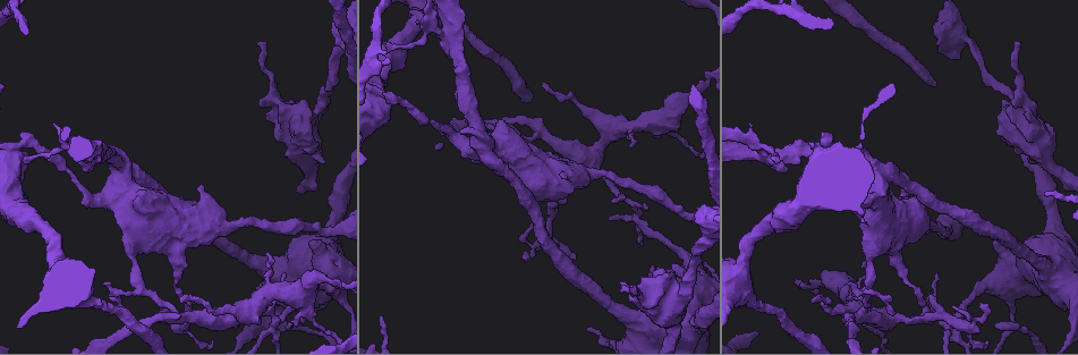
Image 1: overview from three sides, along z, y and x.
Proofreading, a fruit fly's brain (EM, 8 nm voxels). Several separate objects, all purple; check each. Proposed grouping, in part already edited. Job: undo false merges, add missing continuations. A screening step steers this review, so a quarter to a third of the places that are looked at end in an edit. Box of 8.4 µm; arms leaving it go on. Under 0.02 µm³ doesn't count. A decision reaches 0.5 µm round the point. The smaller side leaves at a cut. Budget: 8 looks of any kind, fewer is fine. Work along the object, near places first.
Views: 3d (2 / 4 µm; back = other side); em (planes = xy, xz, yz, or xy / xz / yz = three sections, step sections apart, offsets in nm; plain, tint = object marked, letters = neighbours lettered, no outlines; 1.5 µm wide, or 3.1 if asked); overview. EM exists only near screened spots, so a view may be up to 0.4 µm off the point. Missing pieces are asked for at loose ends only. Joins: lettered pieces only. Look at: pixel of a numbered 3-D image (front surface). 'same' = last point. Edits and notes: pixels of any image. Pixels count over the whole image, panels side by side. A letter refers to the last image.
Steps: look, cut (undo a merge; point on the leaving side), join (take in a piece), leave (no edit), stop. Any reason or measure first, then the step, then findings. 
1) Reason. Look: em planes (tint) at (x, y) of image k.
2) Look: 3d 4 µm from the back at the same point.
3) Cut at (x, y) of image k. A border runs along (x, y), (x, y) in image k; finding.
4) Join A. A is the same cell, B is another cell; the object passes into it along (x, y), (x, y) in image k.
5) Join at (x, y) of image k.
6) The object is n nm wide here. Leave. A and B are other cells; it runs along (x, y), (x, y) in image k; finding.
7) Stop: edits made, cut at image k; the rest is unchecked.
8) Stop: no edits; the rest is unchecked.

Free end. Look: 3d 2 µm at (621, 290) of image 1.

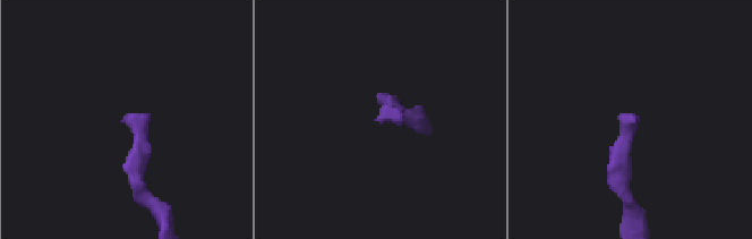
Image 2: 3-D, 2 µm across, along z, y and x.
Need the tissue. Look: em planes (plain) at (380, 124) of image 2.

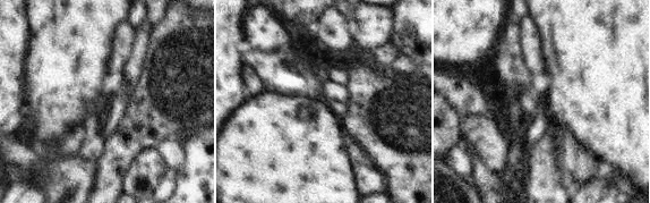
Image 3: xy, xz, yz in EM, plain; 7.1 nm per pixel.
Look: em planes (letters) at the same point.

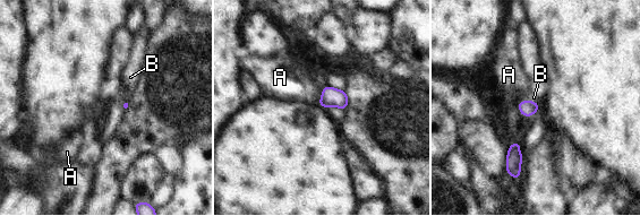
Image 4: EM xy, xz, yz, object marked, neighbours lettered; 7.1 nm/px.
Join B. B is the same cell, A is another cell; the object passes into it along (527, 108), (529, 101), (529, 96) in image 4; it goes on there.

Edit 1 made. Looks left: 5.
See it whole again. Look: overview.

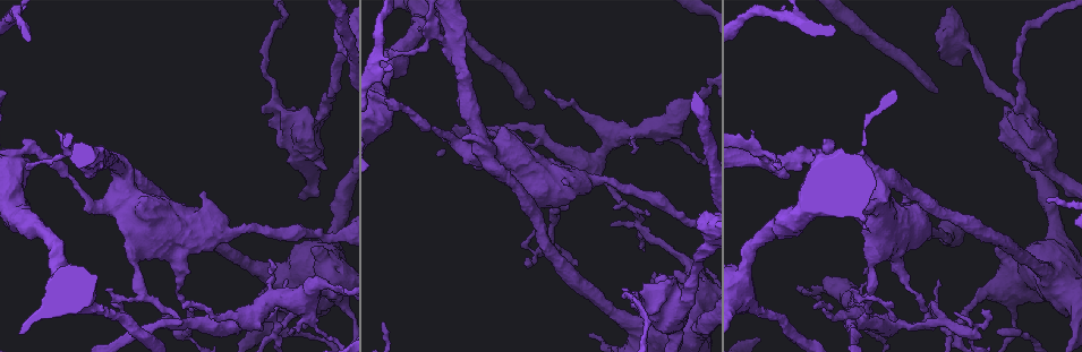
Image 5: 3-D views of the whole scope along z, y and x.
Four or more arms meet. Look: 3d 4 µm at (282, 325) of image 5.

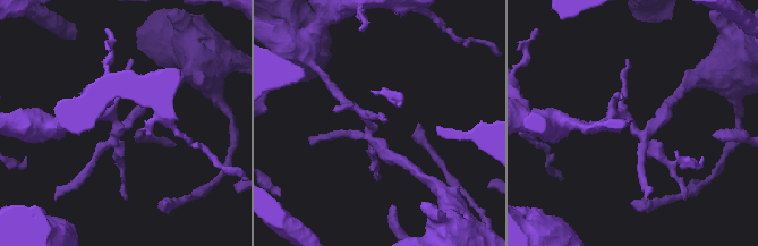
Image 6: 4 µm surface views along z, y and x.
Now the EM. Look: em xz step 8 (tint) at (124, 127) of image 6.

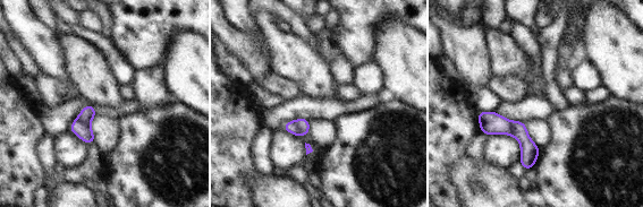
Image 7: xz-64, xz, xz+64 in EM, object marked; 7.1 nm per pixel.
Cut it another way. Look: em planes (letters) at the same point.

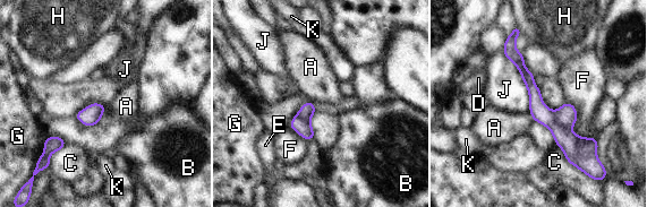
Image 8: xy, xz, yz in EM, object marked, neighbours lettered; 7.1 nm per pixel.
Cut at (567, 114) of image 8. A, B, C, D, E, F, G, H, J and K are other cells; a second neuron is stuck on.

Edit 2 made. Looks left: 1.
Stop: edits made, join at image 4, cut at image 8; the rest is unchecked.

